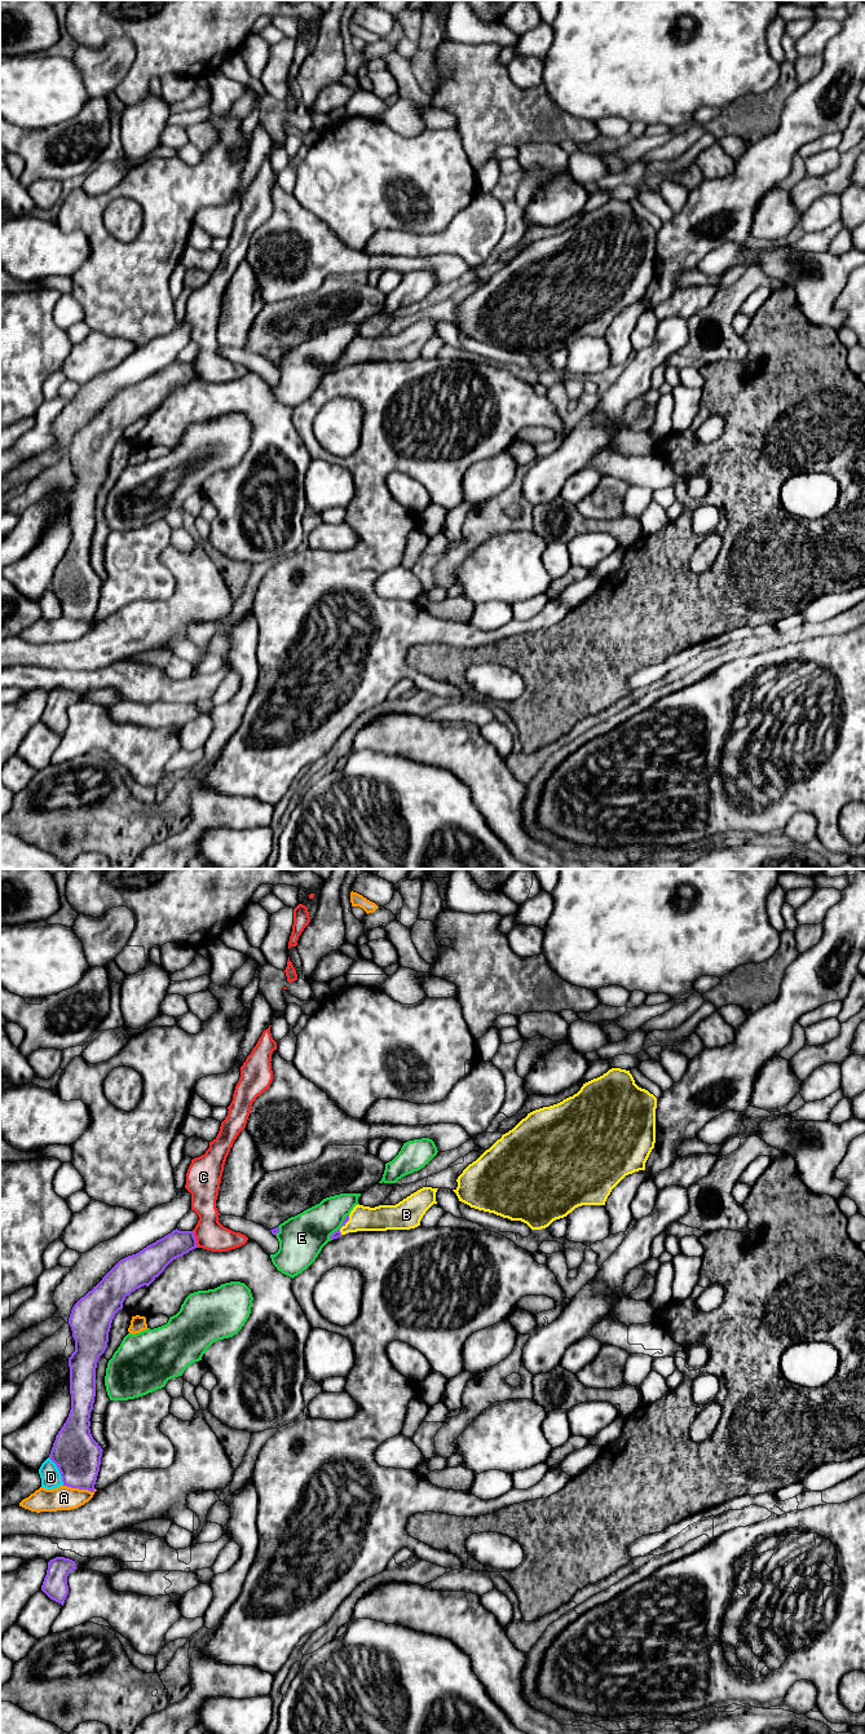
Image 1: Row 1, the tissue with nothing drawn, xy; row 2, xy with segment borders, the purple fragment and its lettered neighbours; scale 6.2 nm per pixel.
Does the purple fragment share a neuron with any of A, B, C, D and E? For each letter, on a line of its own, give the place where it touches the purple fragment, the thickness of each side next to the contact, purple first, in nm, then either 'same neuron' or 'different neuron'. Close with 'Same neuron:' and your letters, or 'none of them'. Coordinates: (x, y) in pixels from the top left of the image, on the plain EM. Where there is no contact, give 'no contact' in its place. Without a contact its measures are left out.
A: meets purple in xy at (79, 620); 280 nm thick on the purple side, 150 nm on the other; different neuron
B: meets purple in xy at (344, 356); 50 nm thick on the purple side, 160 nm on the other; same neuron
C: meets purple in xy at (195, 370); 170 nm thick on the purple side, 190 nm on the other; different neuron
D: meets purple in xy at (60, 603); 280 nm thick on the purple side, 130 nm on the other; different neuron
E: meets purple in xy at (340, 358); 50 nm thick on the purple side, 280 nm on the other; different neuron
Same neuron: B

